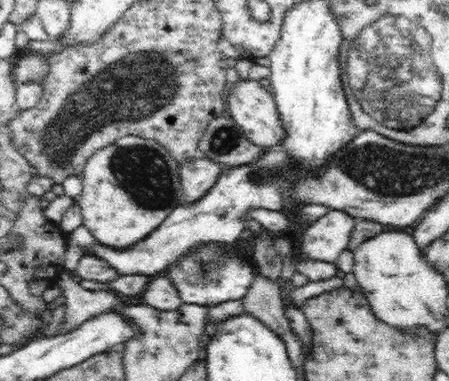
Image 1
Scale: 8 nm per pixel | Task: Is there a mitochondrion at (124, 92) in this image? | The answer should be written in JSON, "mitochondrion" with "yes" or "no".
{"mitochondrion":"yes"}

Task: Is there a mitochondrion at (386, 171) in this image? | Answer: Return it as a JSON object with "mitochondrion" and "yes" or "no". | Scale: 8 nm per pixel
{"mitochondrion":"yes"}

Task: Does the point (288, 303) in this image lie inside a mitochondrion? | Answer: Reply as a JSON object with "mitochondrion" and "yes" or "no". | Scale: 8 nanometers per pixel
{"mitochondrion":"no"}

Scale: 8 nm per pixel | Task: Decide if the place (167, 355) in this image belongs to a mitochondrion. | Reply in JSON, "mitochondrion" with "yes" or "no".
{"mitochondrion":"no"}

